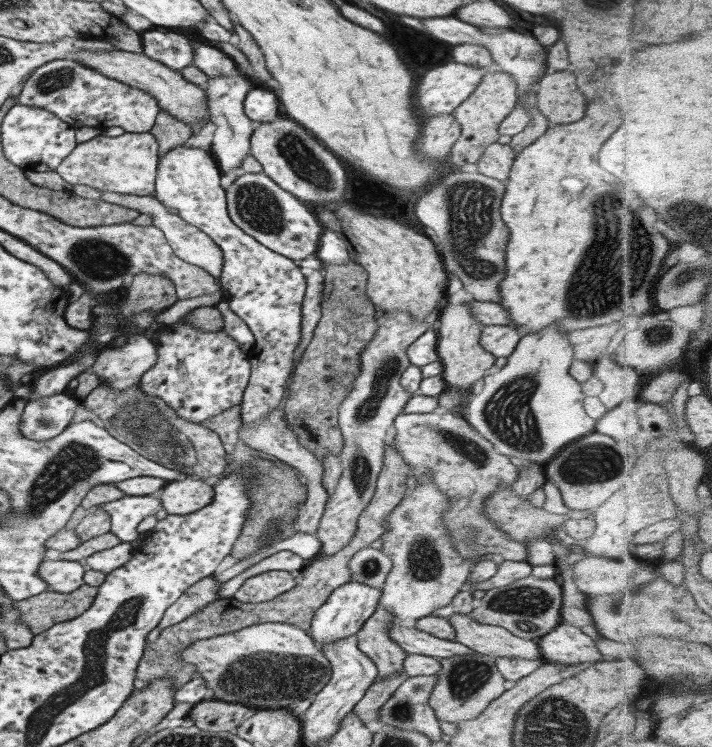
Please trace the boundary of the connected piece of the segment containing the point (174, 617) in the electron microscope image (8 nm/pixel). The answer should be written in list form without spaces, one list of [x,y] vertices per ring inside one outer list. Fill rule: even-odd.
[[[211,574],[207,576],[193,584],[189,590],[184,591],[184,594],[181,594],[180,598],[165,610],[164,616],[157,624],[157,627],[165,629],[178,624],[206,605],[213,603],[215,600],[222,599],[219,596],[222,583],[214,581],[214,576],[216,575]]]

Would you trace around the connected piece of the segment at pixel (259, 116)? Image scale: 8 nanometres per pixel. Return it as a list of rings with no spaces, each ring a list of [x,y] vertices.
[[[255,85],[250,90],[244,101],[244,112],[250,120],[258,122],[274,122],[279,118],[278,98],[274,93],[274,87],[261,87]]]

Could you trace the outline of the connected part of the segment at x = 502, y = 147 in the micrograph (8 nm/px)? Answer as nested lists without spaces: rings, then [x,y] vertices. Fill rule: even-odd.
[[[489,144],[478,160],[478,172],[490,178],[505,181],[516,158],[515,150],[509,144]]]

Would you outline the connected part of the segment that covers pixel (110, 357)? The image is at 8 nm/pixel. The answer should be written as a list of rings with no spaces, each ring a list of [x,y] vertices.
[[[129,334],[127,341],[118,348],[102,347],[97,353],[91,371],[98,376],[101,384],[111,386],[113,390],[126,390],[139,384],[142,375],[158,360],[156,345],[143,334]]]

